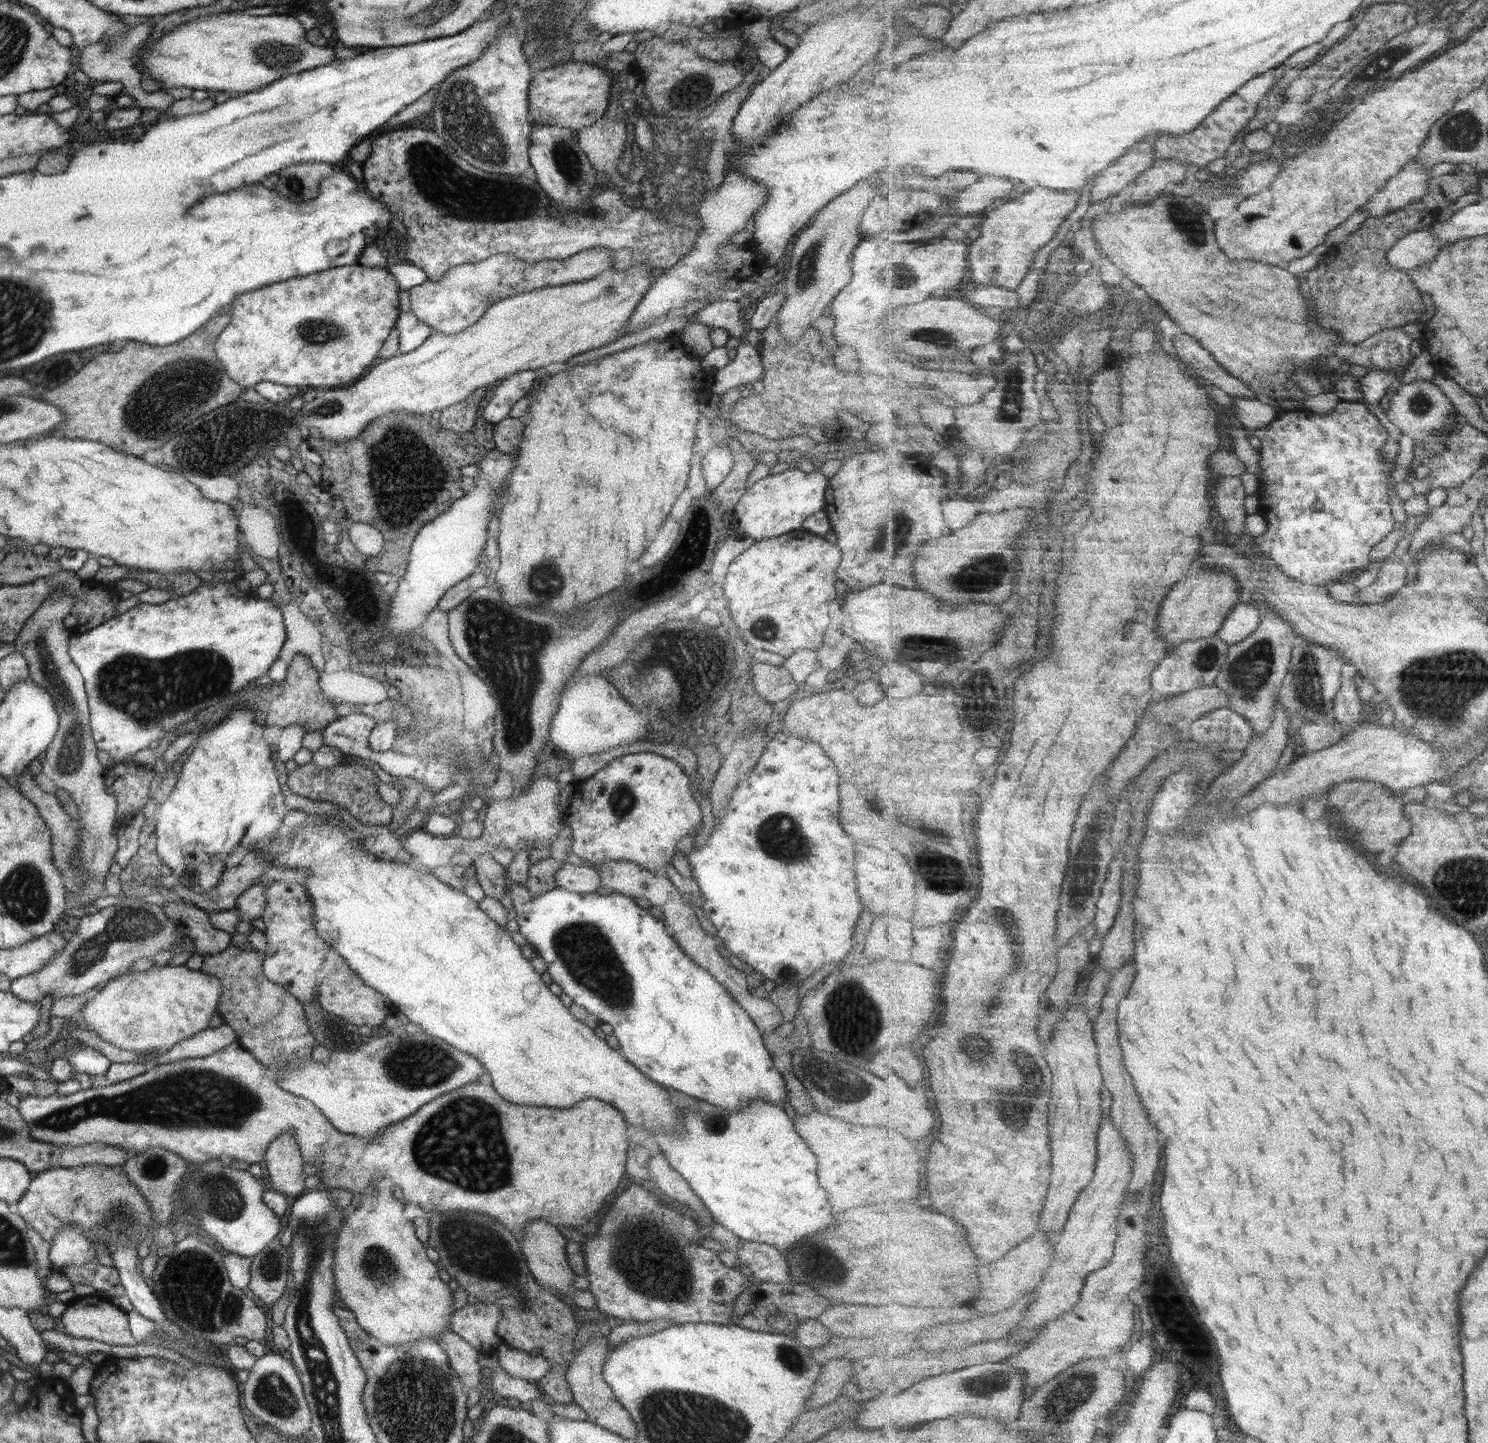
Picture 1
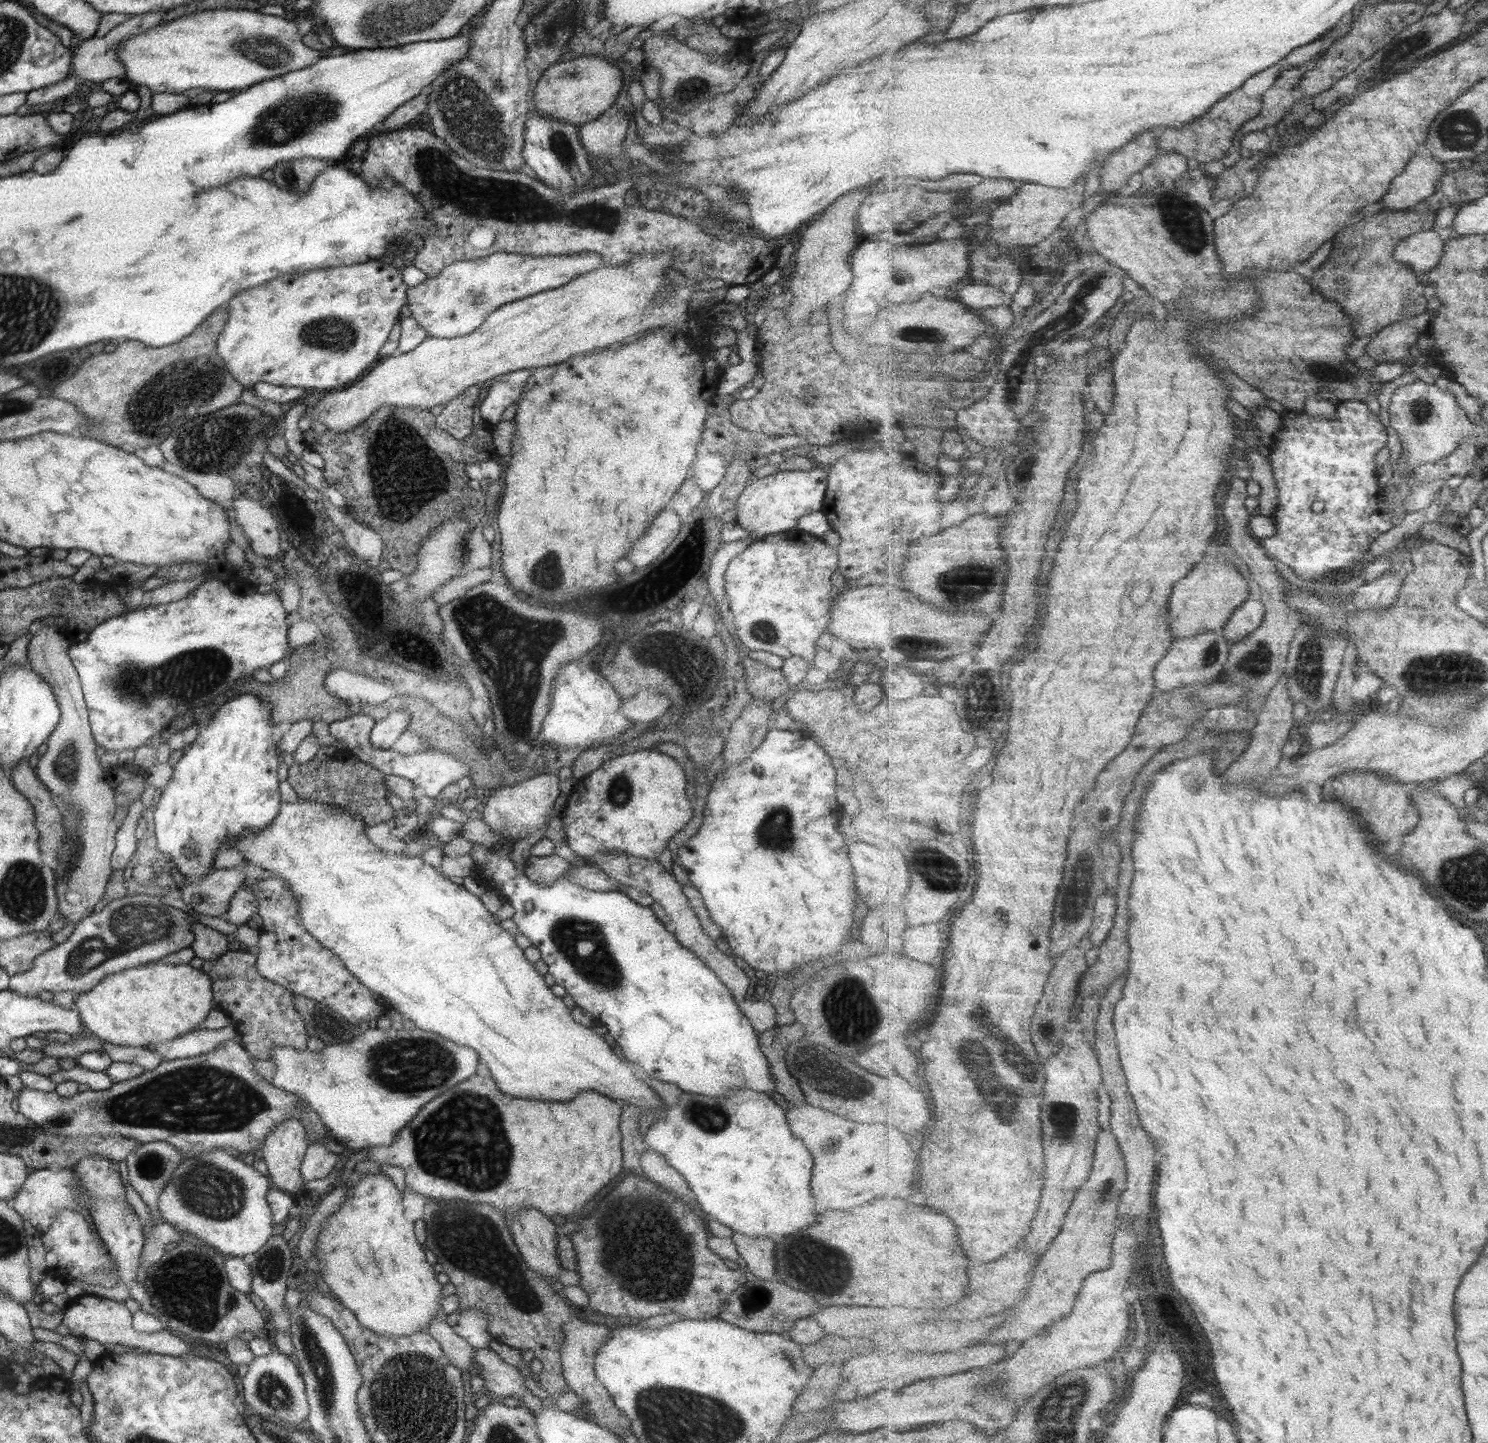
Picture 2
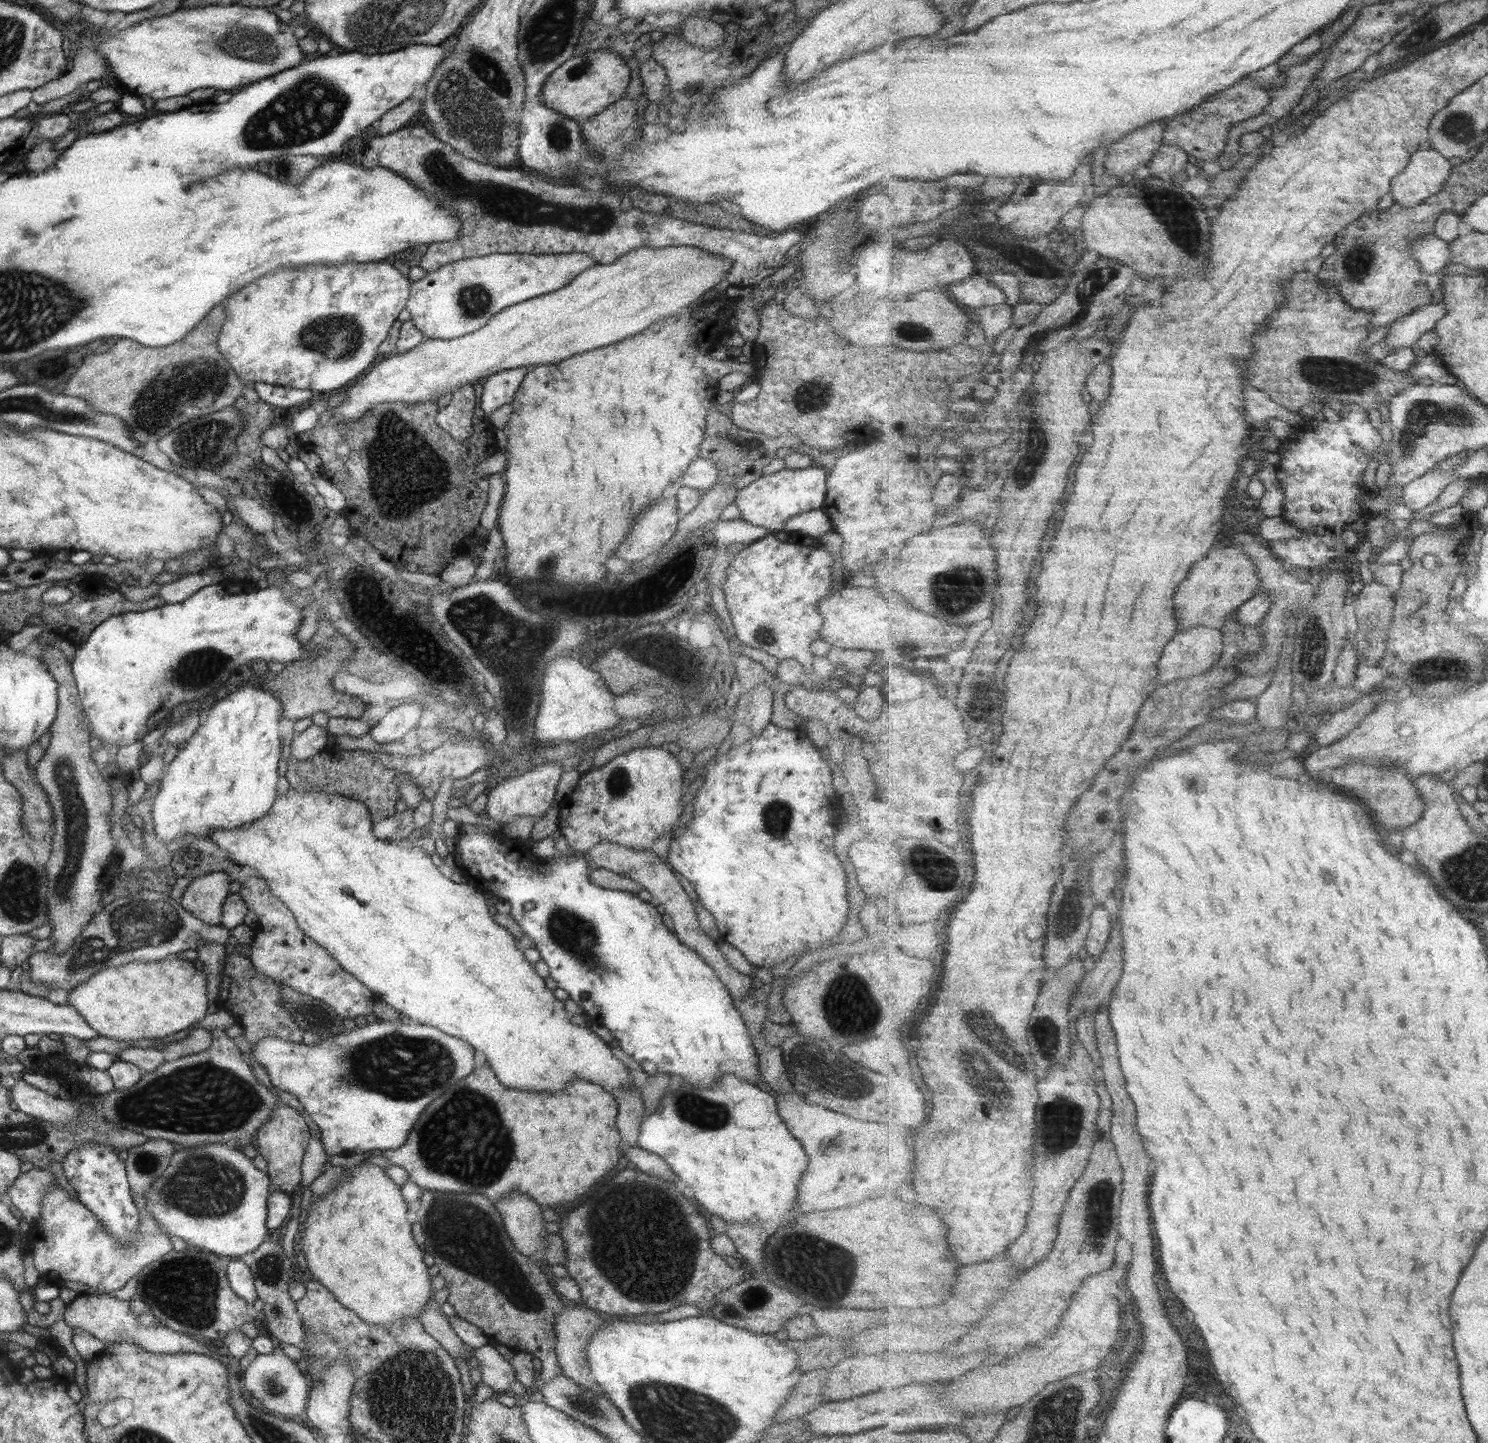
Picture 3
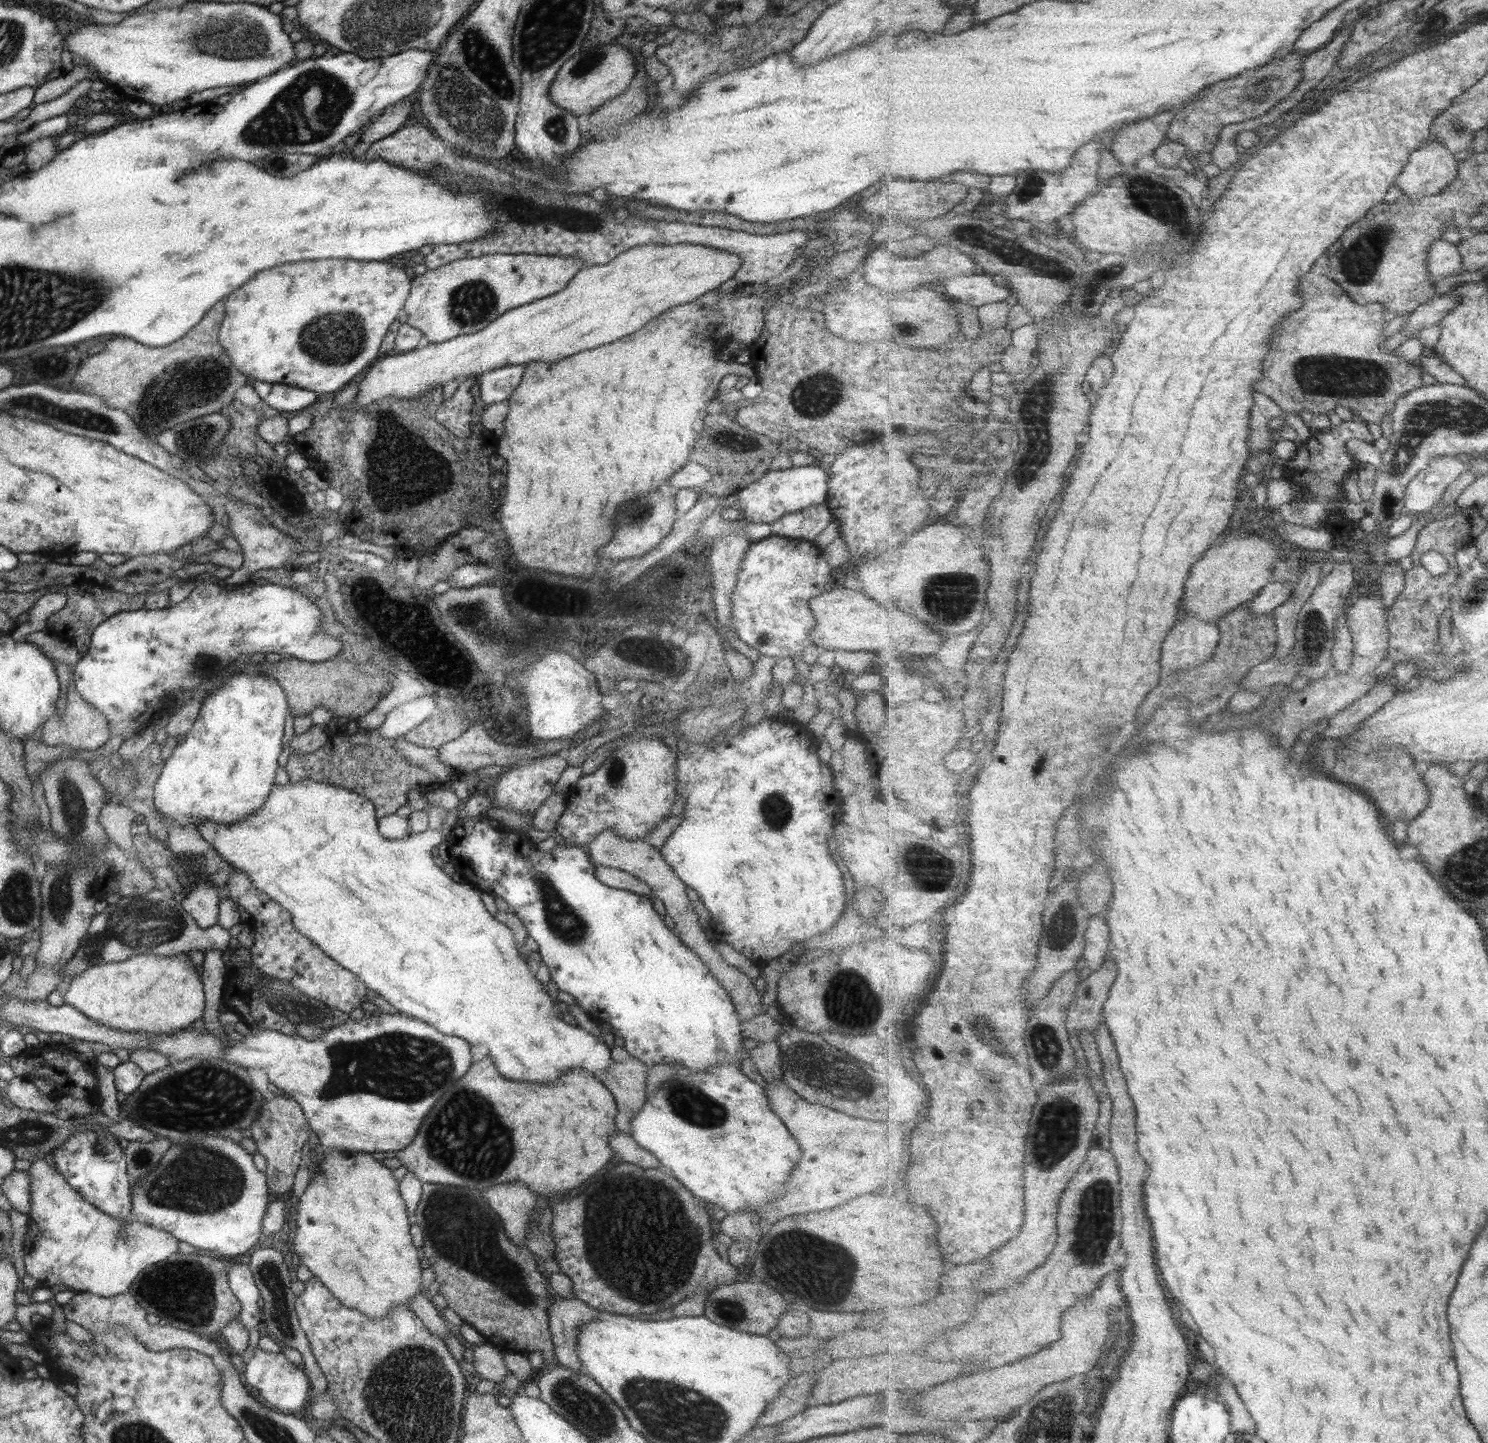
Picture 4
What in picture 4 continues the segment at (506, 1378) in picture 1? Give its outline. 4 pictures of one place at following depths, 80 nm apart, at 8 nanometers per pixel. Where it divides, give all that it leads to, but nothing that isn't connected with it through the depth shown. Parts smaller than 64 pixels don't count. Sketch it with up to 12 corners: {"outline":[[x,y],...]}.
{"outline":[[471,1347],[476,1380],[502,1382],[510,1372],[498,1348]]}

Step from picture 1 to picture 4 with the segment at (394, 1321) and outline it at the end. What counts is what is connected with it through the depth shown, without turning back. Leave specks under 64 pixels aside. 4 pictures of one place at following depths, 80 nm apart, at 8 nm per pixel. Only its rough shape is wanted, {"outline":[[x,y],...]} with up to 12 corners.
{"outline":[[309,1163],[293,1252],[367,1319],[425,1293],[392,1170]]}

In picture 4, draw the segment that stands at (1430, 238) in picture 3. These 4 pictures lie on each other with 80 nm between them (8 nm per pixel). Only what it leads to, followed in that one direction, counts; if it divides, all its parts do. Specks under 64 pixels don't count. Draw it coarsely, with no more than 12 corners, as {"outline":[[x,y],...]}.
{"outline":[[1438,240],[1430,246],[1426,268],[1443,278],[1461,272],[1457,244]]}

